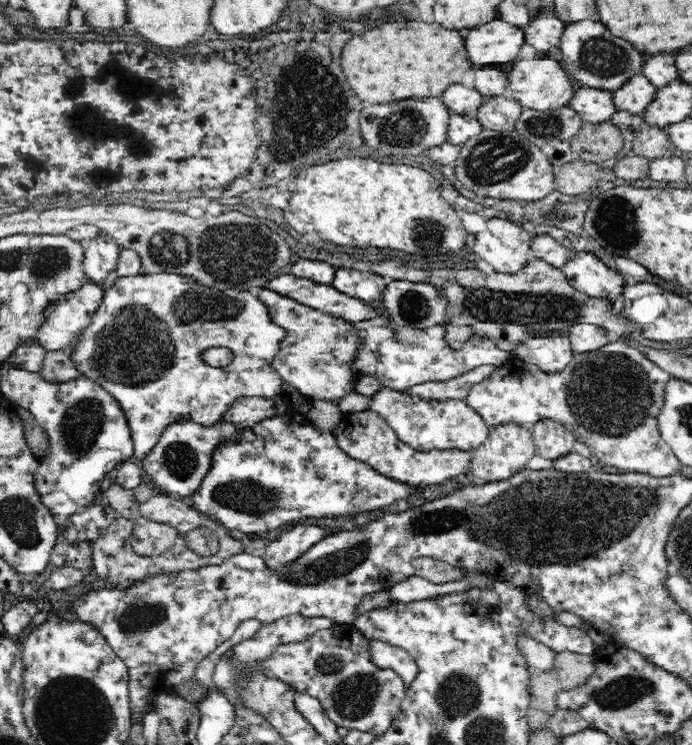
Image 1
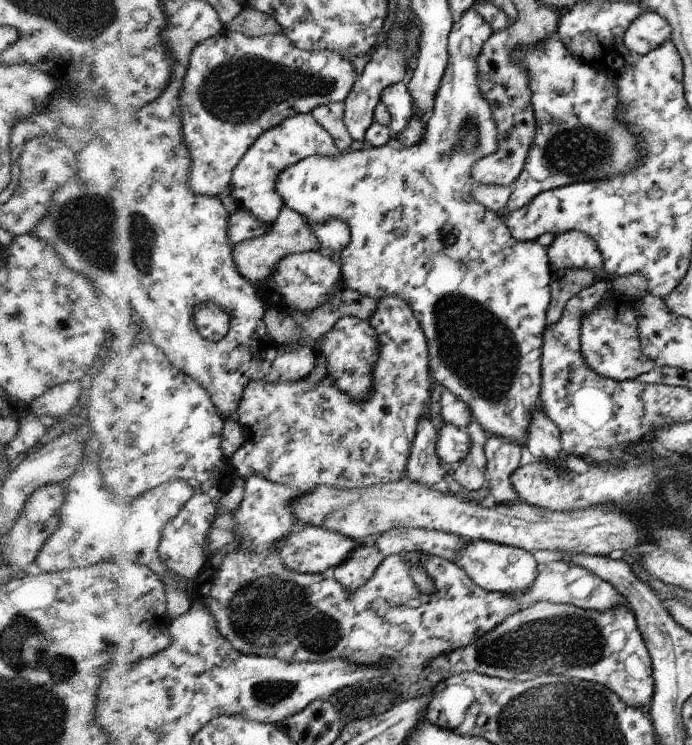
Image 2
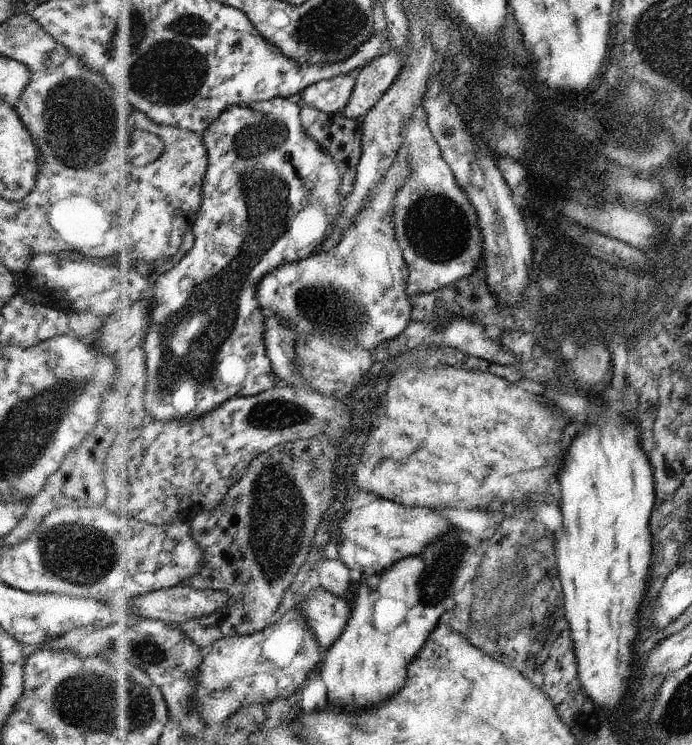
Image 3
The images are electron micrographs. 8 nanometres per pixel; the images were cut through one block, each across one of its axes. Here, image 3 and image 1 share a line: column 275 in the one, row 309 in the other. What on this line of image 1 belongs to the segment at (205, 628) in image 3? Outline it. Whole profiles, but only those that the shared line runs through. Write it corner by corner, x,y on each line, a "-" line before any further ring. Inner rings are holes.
533,255
514,274
498,271
487,273
482,270
472,270
472,268
424,270
404,266
394,260
366,262
363,269
373,271
387,281
427,281
441,288
449,300
443,322
447,332
445,339
456,349
462,348
462,344
476,334
490,339
498,345
498,348
512,353
520,341
528,336
544,334
550,330
563,333
569,326
582,322
597,324
605,328
612,339
624,340
631,345
634,343
632,334
638,328
636,323
619,315
622,309
618,313
612,311
614,310
612,300
590,298
587,294
570,286
560,267

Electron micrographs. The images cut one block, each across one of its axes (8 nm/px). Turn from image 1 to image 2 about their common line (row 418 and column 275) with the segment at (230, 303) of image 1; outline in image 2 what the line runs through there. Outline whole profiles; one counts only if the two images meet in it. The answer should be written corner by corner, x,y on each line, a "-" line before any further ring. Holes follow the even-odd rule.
302,113
287,118
279,126
267,130
256,142
248,154
245,154
240,165
233,170
233,178
229,184
230,196
239,207
238,211
251,212
263,224
272,224
280,218
285,200
277,192
277,182
280,175
289,166
294,166
309,156
341,156
341,150
333,141
332,135
317,120
312,113

